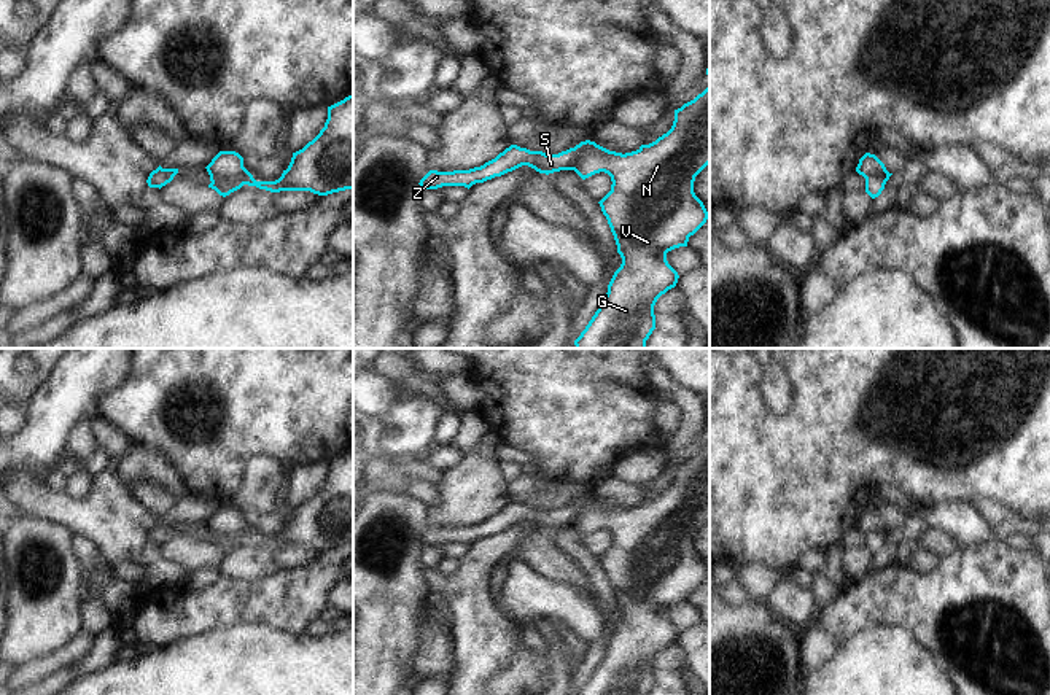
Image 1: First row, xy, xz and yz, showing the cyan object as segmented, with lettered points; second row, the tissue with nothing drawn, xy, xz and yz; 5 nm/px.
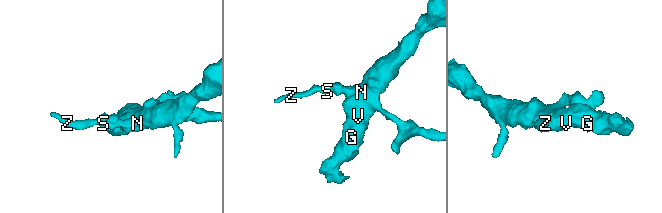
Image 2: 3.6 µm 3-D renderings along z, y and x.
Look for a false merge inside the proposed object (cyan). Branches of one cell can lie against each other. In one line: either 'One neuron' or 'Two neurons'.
Two neurons.

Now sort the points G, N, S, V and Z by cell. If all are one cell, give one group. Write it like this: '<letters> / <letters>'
G N V / S Z

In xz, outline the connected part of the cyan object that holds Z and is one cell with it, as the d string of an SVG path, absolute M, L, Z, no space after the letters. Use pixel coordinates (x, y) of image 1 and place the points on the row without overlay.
M511 501L495 515L485 518L480 523L453 528L430 526L418 541L422 546L438 546L442 542L465 542L469 546L476 539L484 539L495 533L501 533L522 522L528 522L546 531L560 526L573 526L576 515L578 509L573 504L558 511L546 511L542 507L530 507L527 504Z

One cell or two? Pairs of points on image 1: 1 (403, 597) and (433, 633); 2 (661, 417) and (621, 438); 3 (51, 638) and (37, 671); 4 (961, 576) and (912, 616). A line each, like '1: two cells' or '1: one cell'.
1: two cells
2: two cells
3: two cells
4: one cell

